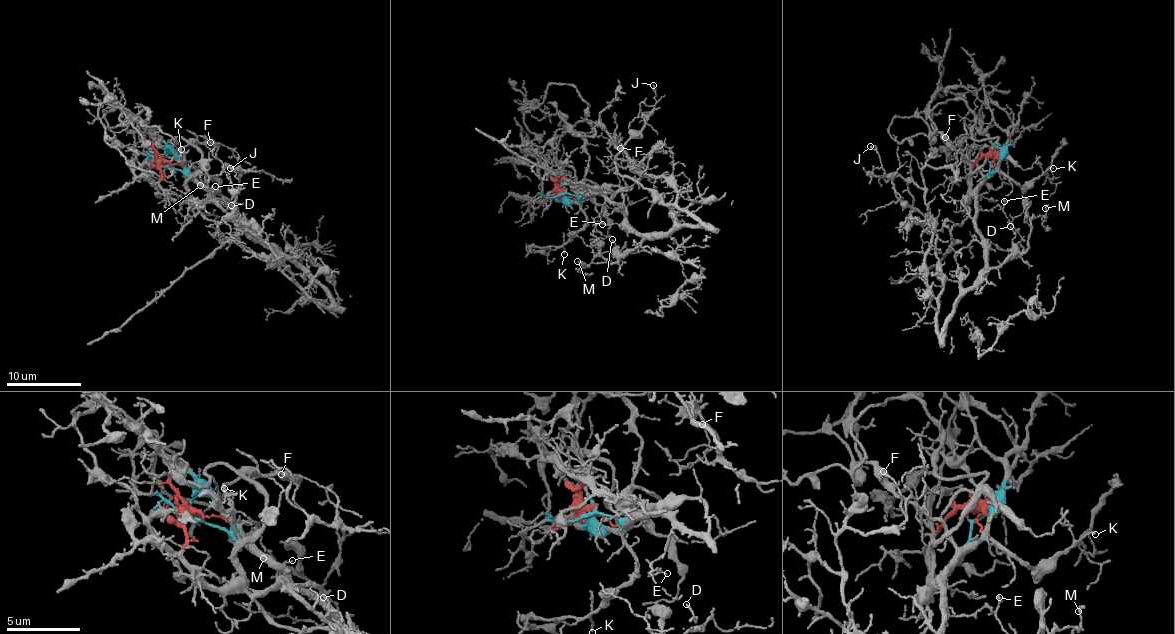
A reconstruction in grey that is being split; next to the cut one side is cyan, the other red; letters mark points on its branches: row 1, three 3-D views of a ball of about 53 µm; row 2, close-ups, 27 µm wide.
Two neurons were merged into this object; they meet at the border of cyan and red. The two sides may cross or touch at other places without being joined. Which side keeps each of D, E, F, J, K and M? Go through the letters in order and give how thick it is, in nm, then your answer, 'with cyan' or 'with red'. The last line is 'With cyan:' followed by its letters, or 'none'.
D: 110 nm thick; with cyan
E: 120 nm thick; with cyan
F: 110 nm thick; with cyan
J: 90 nm thick; with cyan
K: 100 nm thick; with cyan
M: 170 nm thick; with cyan
With cyan: D, E, F, J, K, M

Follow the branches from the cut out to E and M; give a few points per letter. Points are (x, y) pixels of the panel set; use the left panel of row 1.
E: (165, 162), (195, 176), (211, 194), (214, 203), (207, 193), (215, 186)
M: (165, 162), (200, 181), (239, 217), (241, 225), (264, 242), (240, 222), (231, 204), (222, 195), (199, 186)

